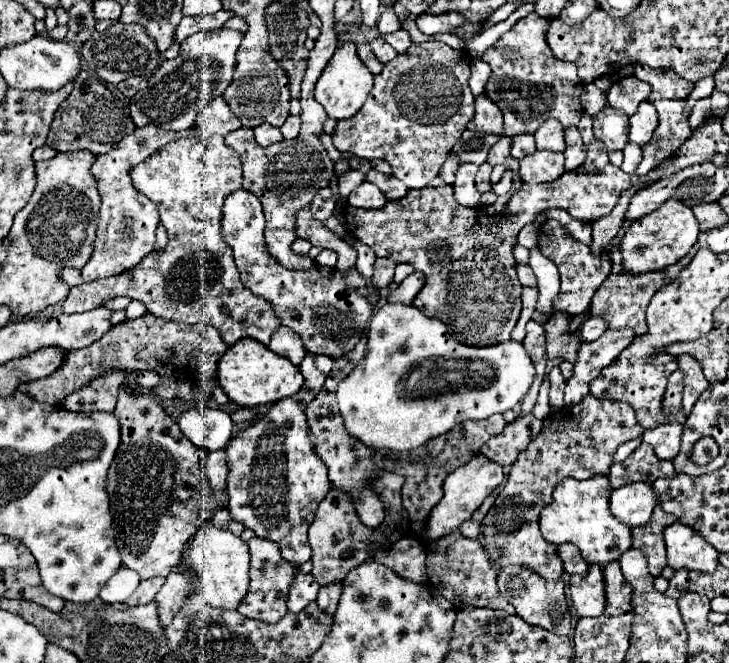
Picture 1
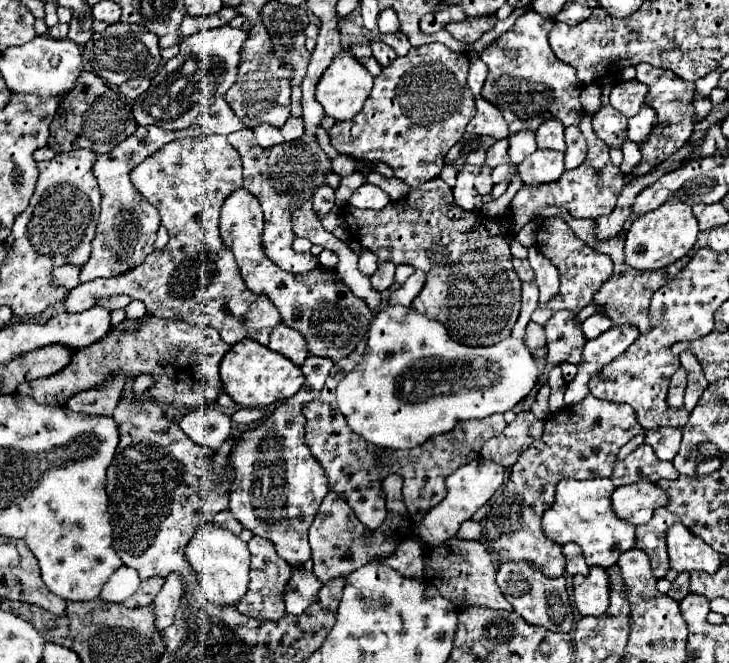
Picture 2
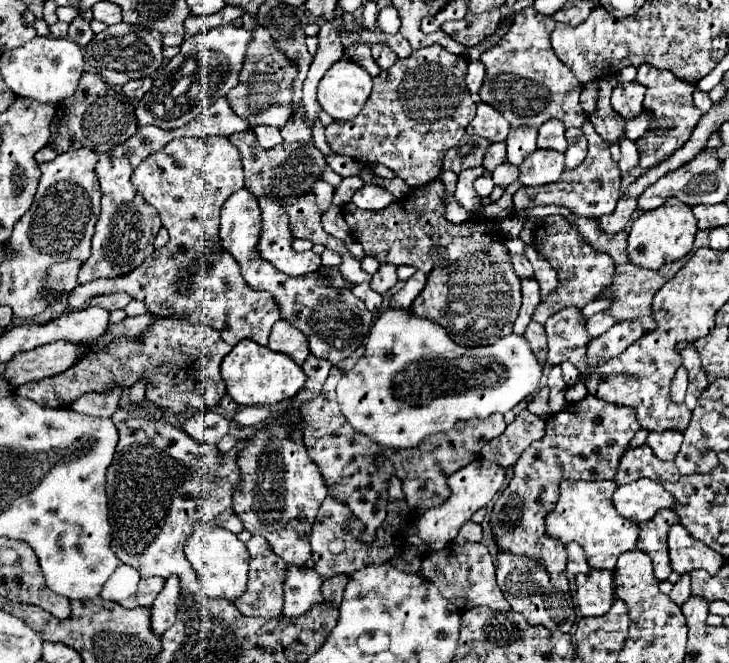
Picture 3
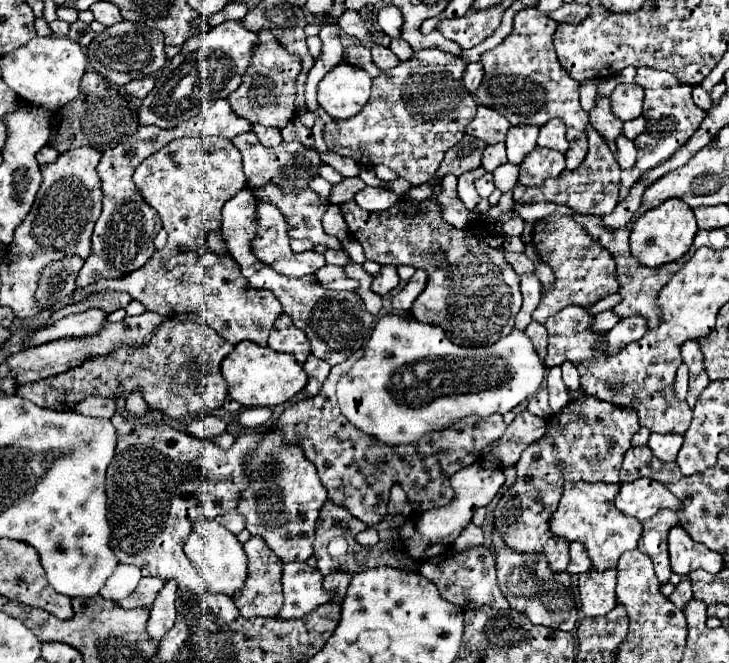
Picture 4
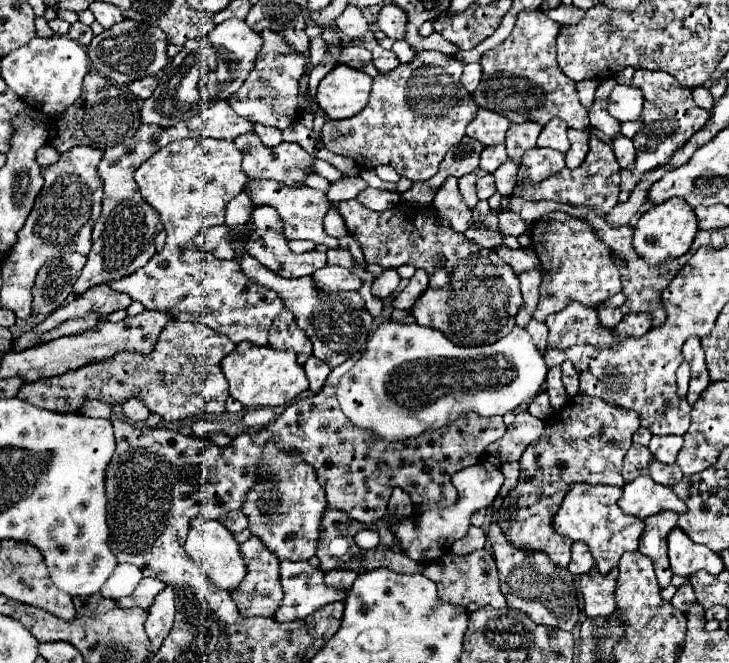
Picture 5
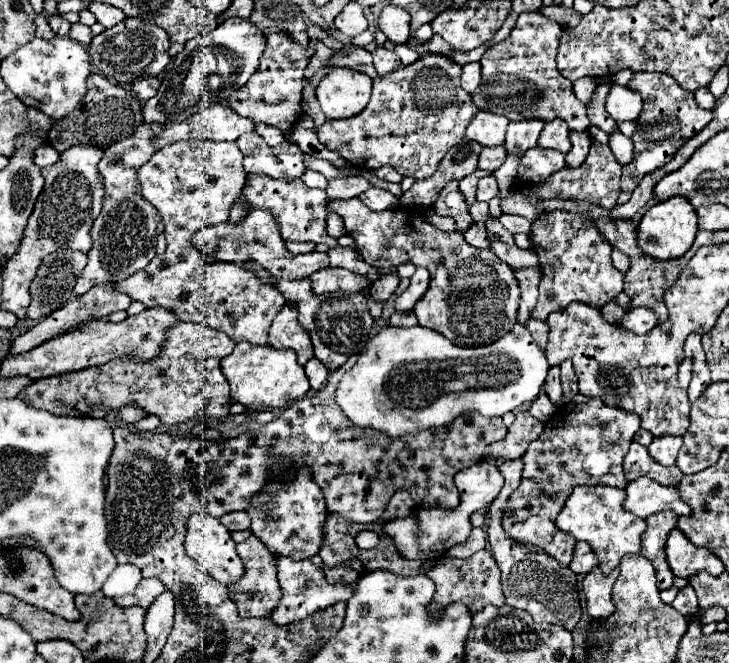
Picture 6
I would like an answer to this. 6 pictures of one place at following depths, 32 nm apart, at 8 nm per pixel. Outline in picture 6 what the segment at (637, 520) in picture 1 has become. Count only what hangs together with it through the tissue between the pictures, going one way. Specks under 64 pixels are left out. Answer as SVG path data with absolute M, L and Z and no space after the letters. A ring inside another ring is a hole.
M640 476L632 482L628 482L624 492L626 492L626 498L624 498L622 506L628 512L636 514L638 518L648 518L662 510L672 510L678 516L690 514L688 504L682 502L682 498L674 486L656 484L654 480L648 480L646 476Z

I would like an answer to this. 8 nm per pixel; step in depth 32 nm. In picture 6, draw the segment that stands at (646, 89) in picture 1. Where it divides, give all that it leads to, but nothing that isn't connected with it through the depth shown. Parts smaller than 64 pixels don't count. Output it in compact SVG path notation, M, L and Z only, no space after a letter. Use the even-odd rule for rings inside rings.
M614 84L606 98L606 110L614 120L636 120L642 110L640 92L632 92L628 86Z

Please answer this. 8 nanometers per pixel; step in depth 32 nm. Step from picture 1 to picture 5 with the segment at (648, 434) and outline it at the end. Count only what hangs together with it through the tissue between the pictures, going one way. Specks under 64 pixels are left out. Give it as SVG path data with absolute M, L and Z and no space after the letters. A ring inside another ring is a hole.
M652 436L648 448L656 460L672 464L676 462L676 454L682 448L682 436Z

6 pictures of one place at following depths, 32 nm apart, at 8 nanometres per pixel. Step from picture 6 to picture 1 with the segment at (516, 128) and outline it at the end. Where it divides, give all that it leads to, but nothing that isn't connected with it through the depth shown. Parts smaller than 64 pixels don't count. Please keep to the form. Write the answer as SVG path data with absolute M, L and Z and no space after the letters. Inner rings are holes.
M516 136L516 140L512 140L512 156L516 160L532 154L536 150L536 144L532 140L532 136Z

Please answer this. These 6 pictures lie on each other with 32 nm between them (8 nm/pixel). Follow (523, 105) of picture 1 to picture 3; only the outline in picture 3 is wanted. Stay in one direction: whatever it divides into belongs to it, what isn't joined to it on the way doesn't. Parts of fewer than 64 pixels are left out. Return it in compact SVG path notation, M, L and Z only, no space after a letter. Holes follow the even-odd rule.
M528 6L516 14L514 24L500 38L500 42L480 56L486 66L486 80L478 92L480 100L500 110L512 130L540 128L540 124L550 118L562 120L566 128L578 128L588 118L578 100L582 84L566 64L560 64L552 52L550 34L554 24L556 22L550 16L542 16Z

